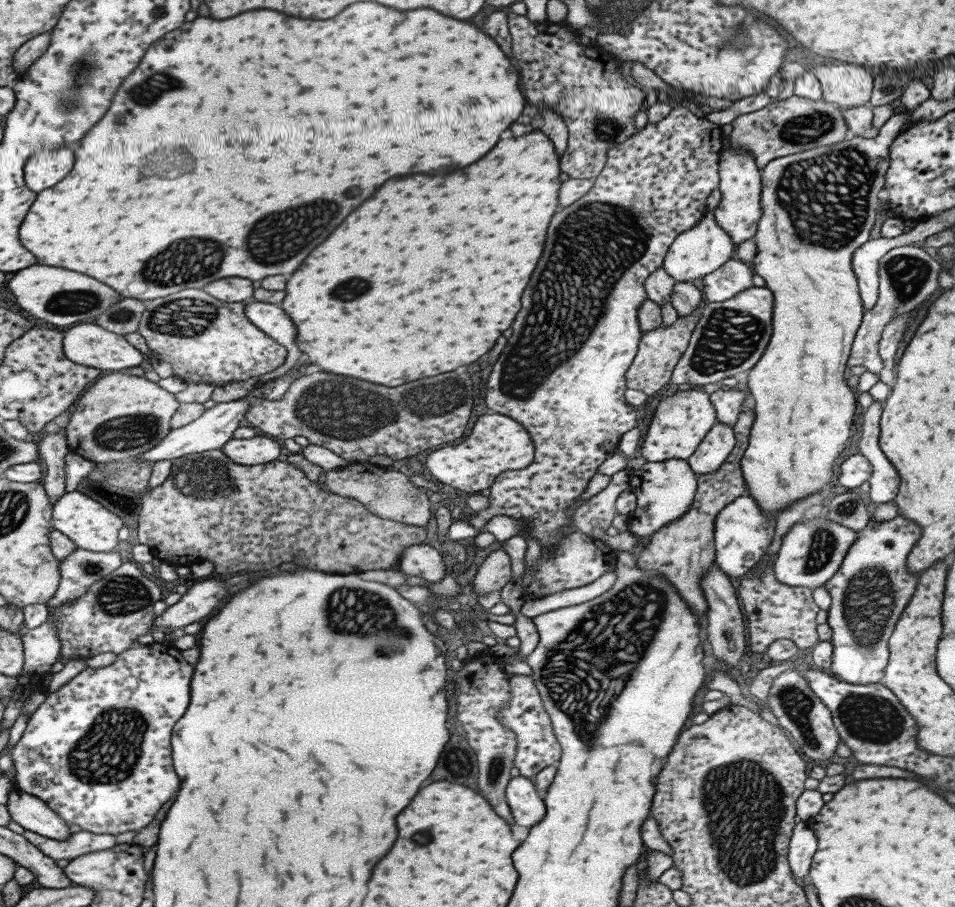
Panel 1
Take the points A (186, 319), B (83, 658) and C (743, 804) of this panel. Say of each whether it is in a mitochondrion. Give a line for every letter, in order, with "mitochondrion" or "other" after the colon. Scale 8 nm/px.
A: mitochondrion
B: other
C: mitochondrion

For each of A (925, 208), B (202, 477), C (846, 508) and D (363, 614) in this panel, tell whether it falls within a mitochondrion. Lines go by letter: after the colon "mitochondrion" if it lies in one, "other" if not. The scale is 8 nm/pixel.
A: other
B: mitochondrion
C: mitochondrion
D: mitochondrion

